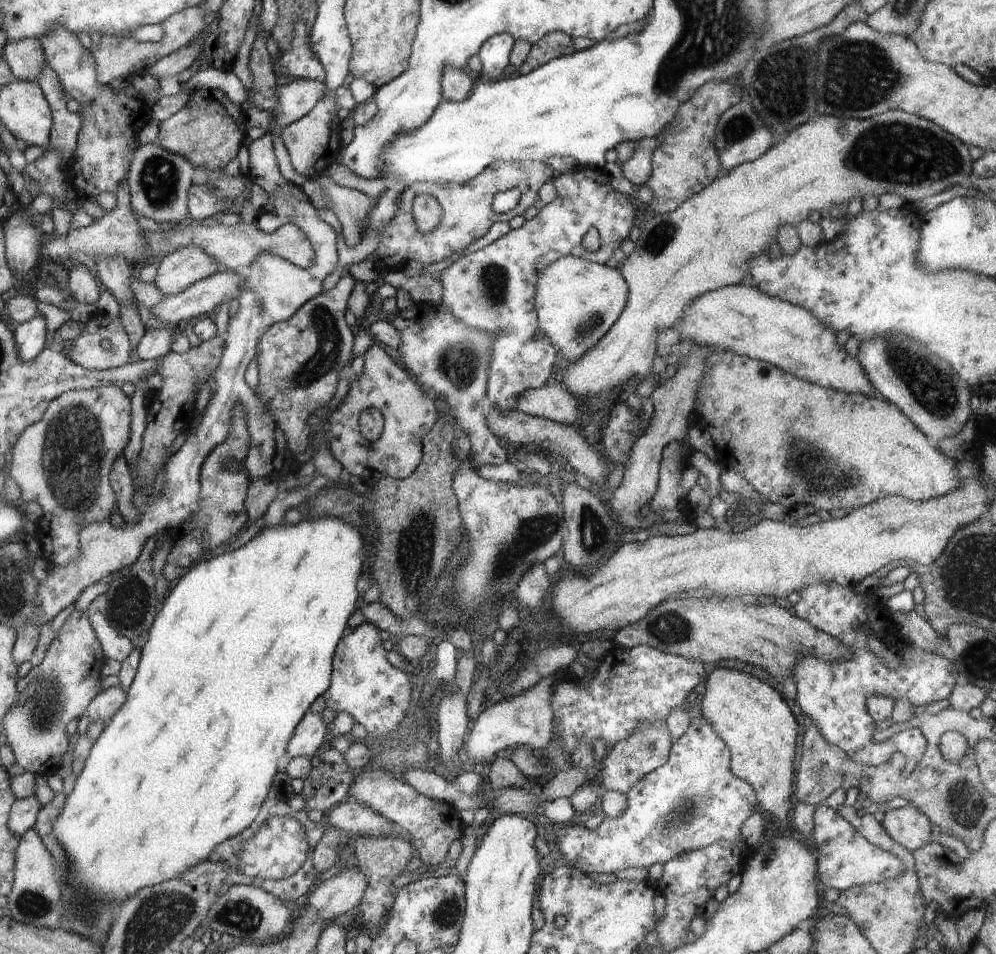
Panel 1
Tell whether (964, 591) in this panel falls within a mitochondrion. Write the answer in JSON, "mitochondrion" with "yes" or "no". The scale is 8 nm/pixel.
{"mitochondrion":"yes"}

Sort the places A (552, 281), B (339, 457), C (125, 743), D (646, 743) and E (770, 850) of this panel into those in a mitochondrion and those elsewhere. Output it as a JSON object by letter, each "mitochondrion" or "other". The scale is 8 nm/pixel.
{"A":"other","B":"other","C":"other","D":"mitochondrion","E":"mitochondrion"}

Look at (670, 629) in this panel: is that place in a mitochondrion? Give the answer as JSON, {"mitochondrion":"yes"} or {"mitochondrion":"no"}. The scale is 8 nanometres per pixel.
{"mitochondrion":"yes"}

